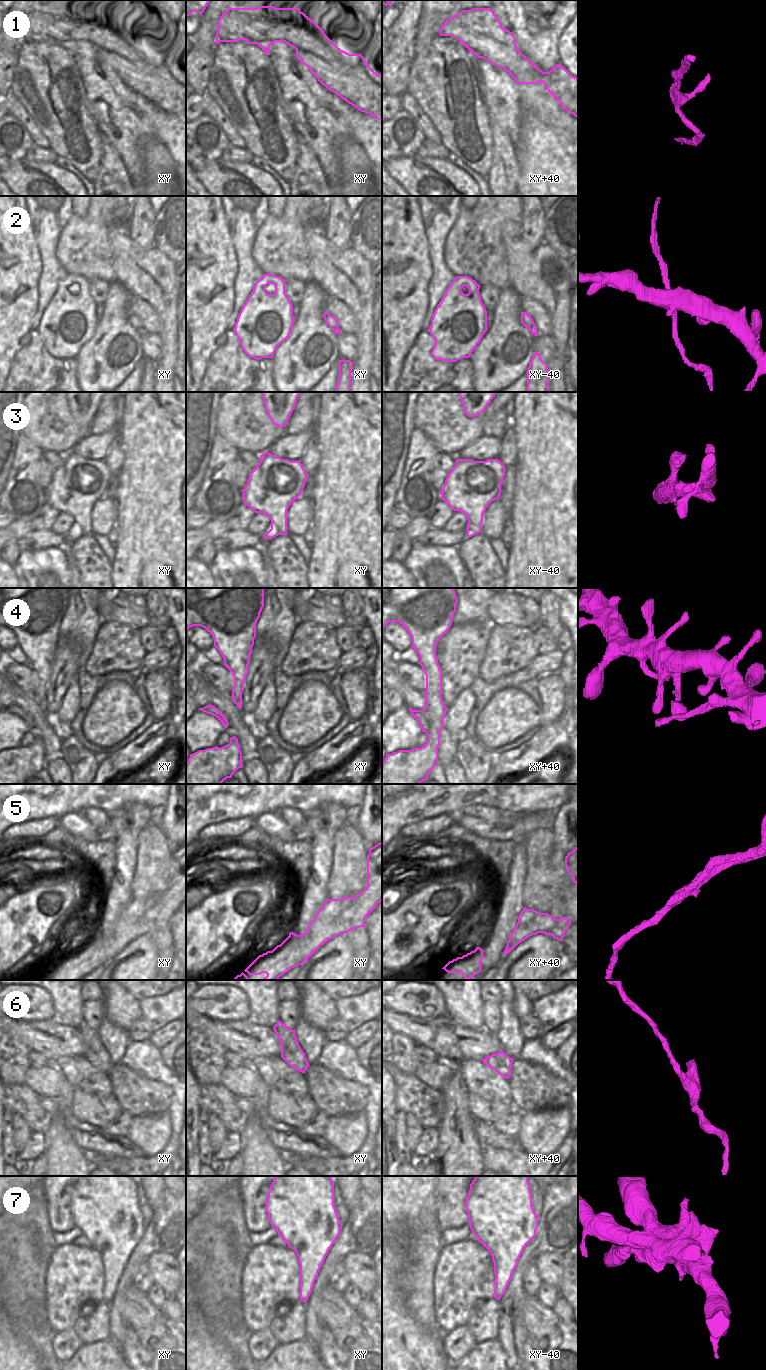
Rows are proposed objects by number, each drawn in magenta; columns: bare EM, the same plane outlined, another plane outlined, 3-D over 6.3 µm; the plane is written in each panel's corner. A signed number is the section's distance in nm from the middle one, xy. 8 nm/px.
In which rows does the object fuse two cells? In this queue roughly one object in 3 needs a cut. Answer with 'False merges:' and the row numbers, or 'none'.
False merges: 2, 5.

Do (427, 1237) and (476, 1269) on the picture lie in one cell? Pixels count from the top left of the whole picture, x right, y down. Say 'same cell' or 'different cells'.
different cells

